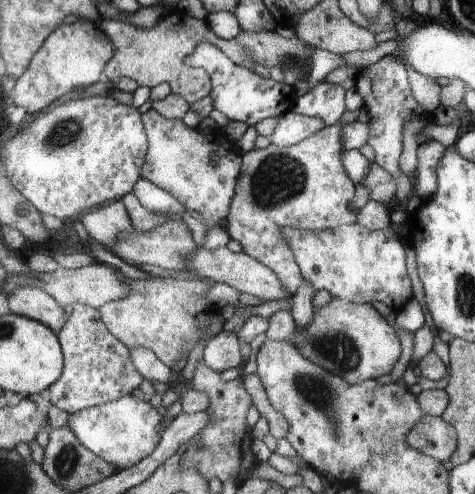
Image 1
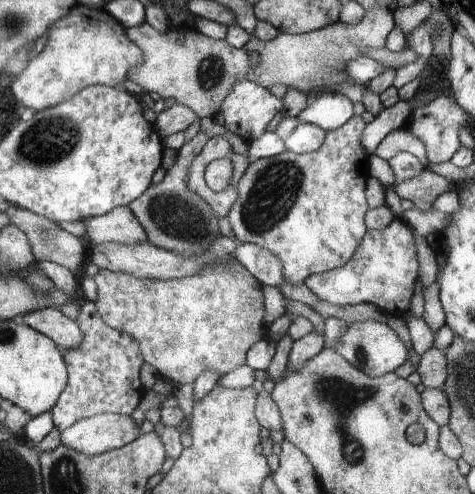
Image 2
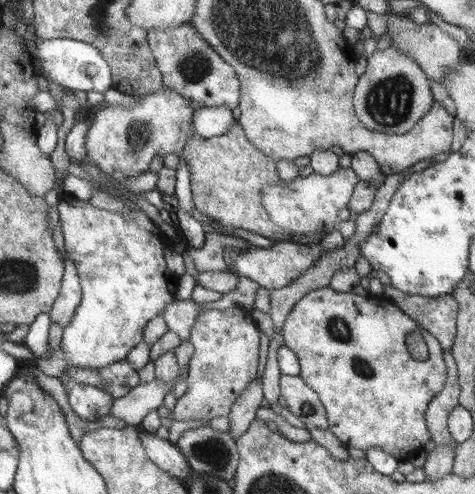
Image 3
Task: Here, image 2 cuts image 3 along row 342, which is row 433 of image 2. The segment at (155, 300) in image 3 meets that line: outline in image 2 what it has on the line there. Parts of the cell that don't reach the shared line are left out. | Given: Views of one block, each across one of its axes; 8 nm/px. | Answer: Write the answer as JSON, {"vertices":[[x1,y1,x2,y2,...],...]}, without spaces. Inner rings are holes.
{"vertices":[[99,414,79,420,59,434,59,442,85,456,101,456,139,438,139,426,129,416]]}

